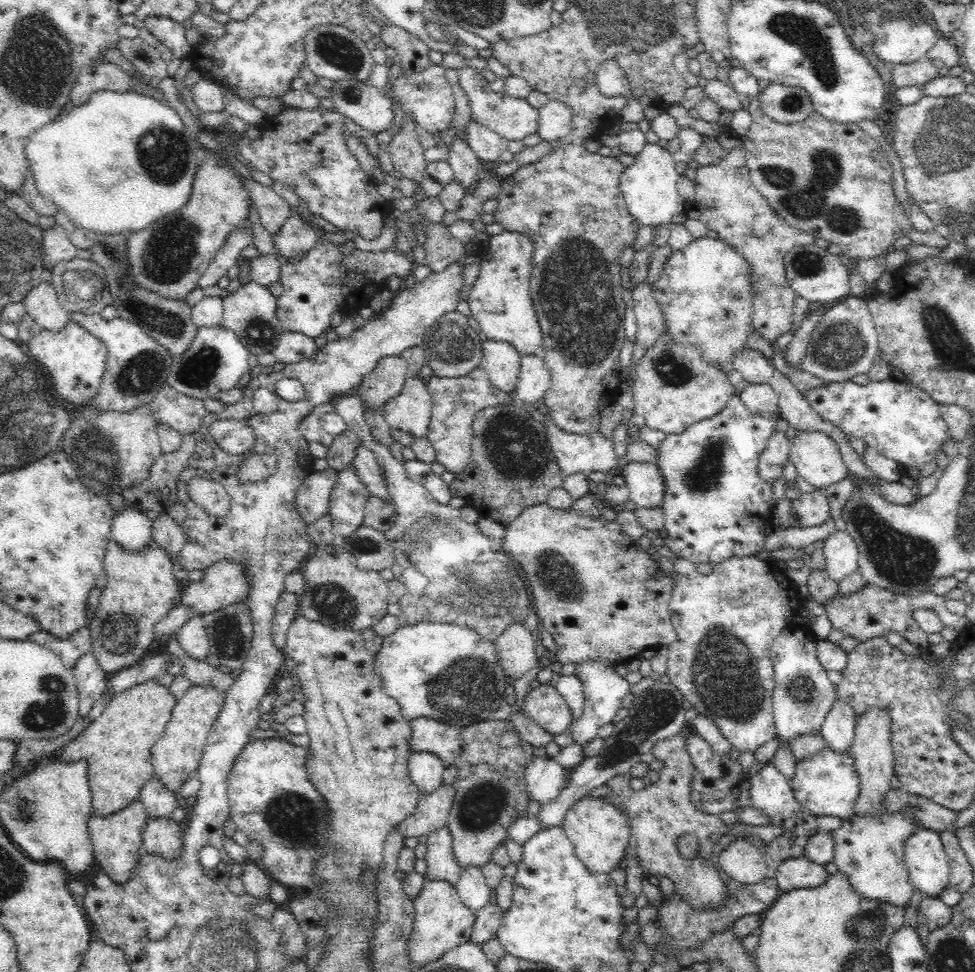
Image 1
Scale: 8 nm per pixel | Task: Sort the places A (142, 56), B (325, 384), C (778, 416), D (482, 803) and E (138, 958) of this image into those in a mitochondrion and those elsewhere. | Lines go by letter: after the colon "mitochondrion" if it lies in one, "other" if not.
A: other
B: other
C: other
D: mitochondrion
E: other

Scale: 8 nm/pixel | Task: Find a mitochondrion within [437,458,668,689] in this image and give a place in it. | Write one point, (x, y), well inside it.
(552, 570)

